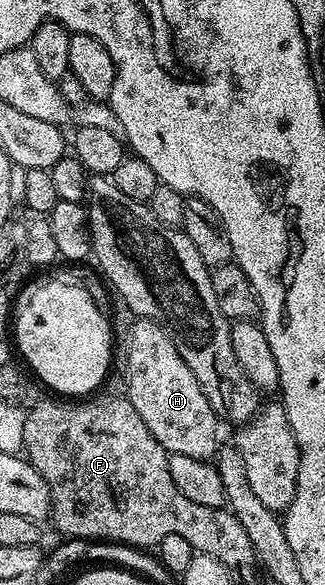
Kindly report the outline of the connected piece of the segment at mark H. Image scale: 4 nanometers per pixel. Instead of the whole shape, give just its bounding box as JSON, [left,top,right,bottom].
[125,318,219,460]

